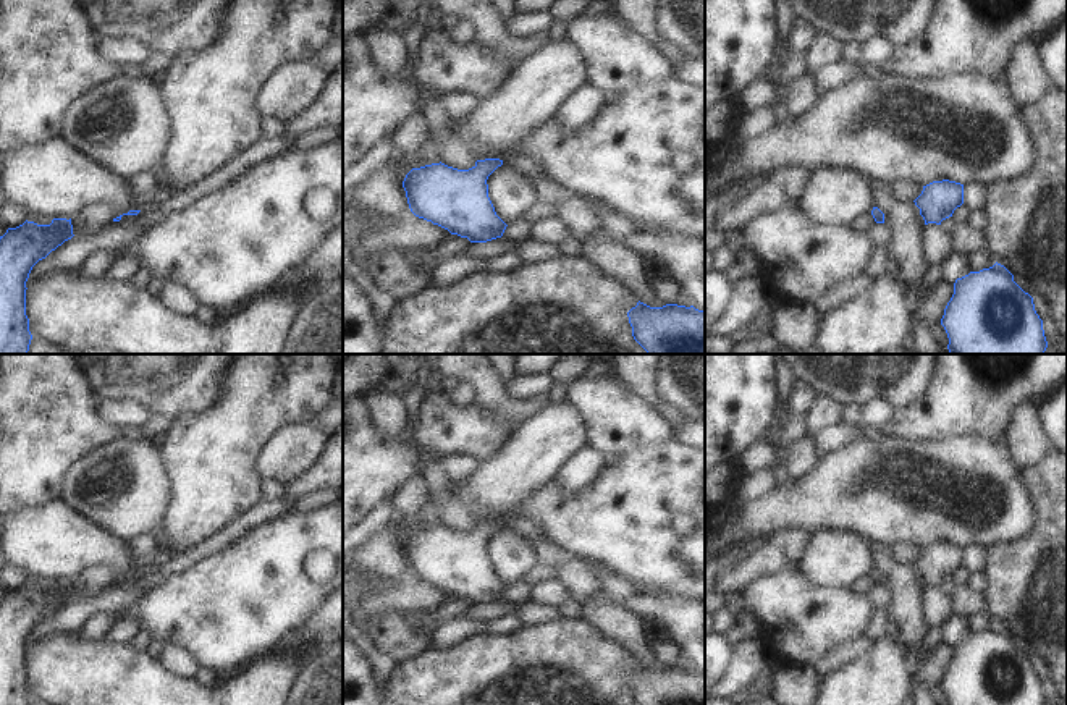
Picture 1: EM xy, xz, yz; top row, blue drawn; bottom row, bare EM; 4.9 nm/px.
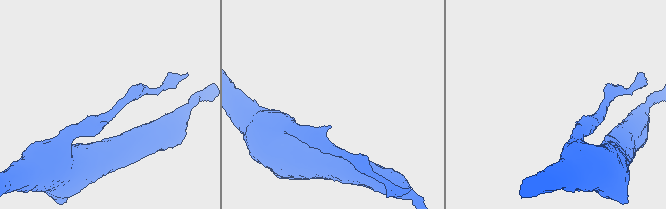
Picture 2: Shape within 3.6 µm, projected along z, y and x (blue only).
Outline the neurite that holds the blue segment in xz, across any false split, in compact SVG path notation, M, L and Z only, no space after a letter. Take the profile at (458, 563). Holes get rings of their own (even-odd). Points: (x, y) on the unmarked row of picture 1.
M485 521L469 532L441 524L412 530L403 543L409 571L415 579L470 605L501 600L508 587L496 577L487 547L501 527L500 521Z

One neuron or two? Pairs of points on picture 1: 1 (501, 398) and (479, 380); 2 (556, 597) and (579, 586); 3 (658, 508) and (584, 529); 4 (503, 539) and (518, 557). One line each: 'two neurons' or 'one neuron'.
1: one neuron
2: two neurons
3: one neuron
4: one neuron

